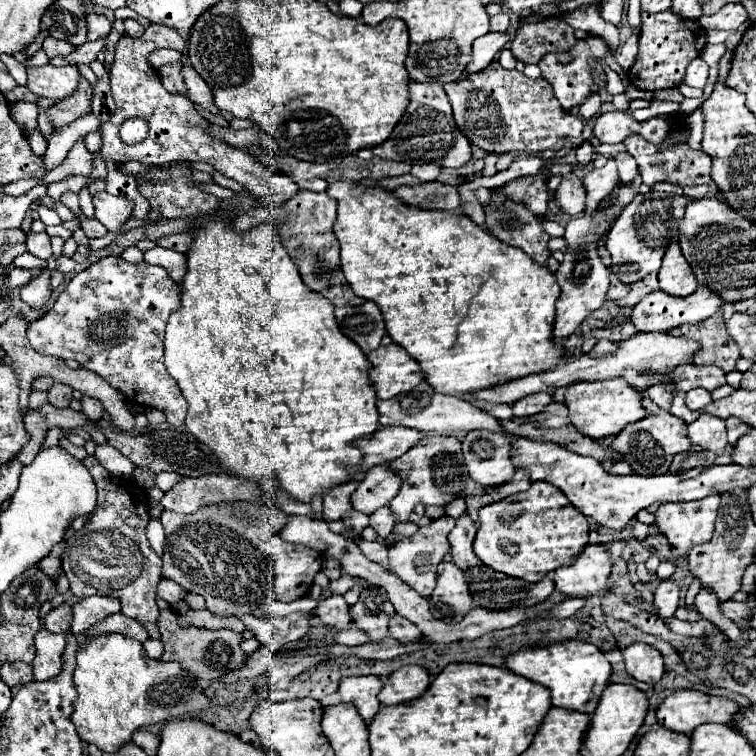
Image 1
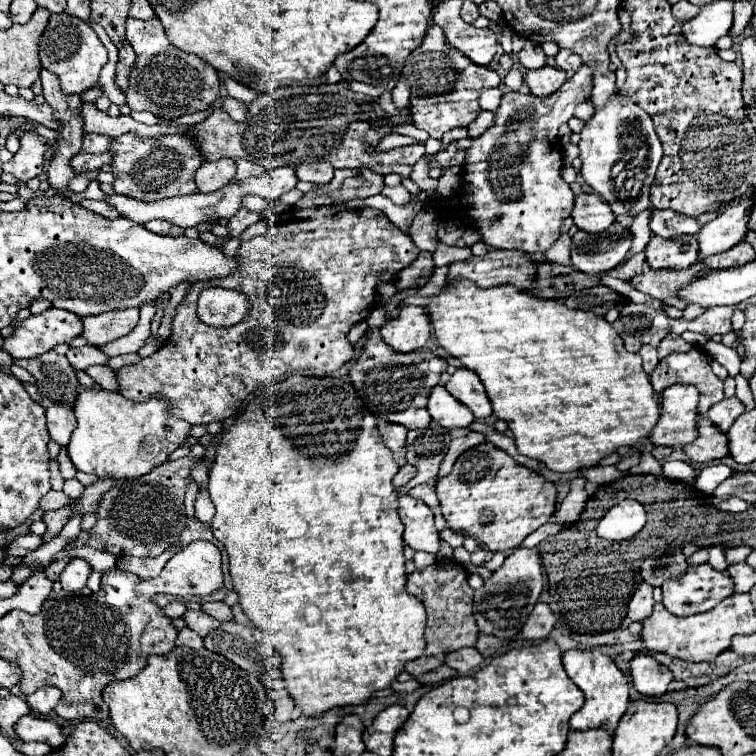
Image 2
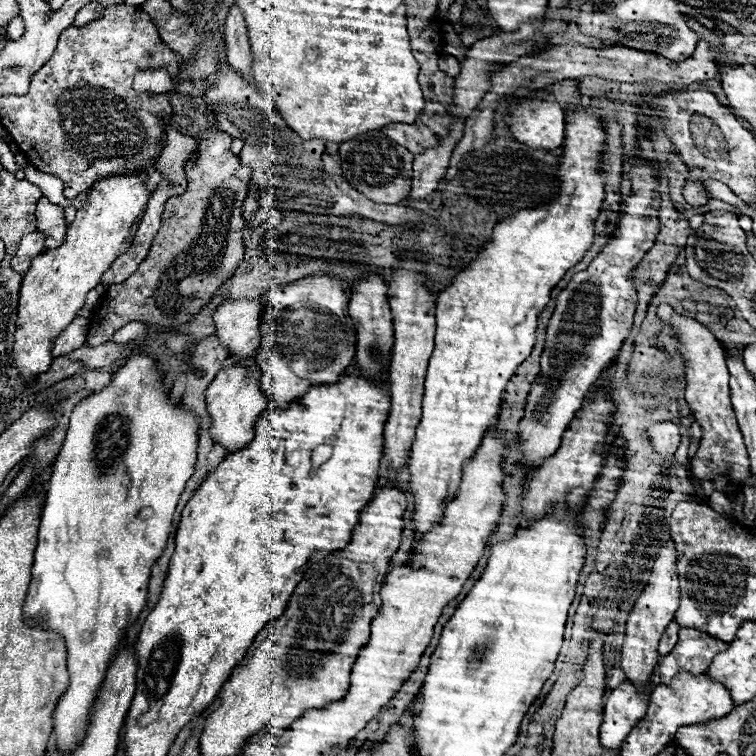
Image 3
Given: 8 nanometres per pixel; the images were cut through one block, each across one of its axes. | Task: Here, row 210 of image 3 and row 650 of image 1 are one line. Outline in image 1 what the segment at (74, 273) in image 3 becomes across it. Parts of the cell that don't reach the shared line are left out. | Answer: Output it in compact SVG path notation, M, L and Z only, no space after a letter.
M102 634L102 636L90 638L86 644L80 644L78 664L74 670L74 688L78 692L78 698L74 700L72 722L76 724L78 736L88 744L96 744L104 752L118 750L124 742L130 740L130 736L138 728L172 720L184 714L198 714L200 710L210 706L210 700L196 686L194 676L182 670L178 662L150 660L144 654L142 644L124 634Z

